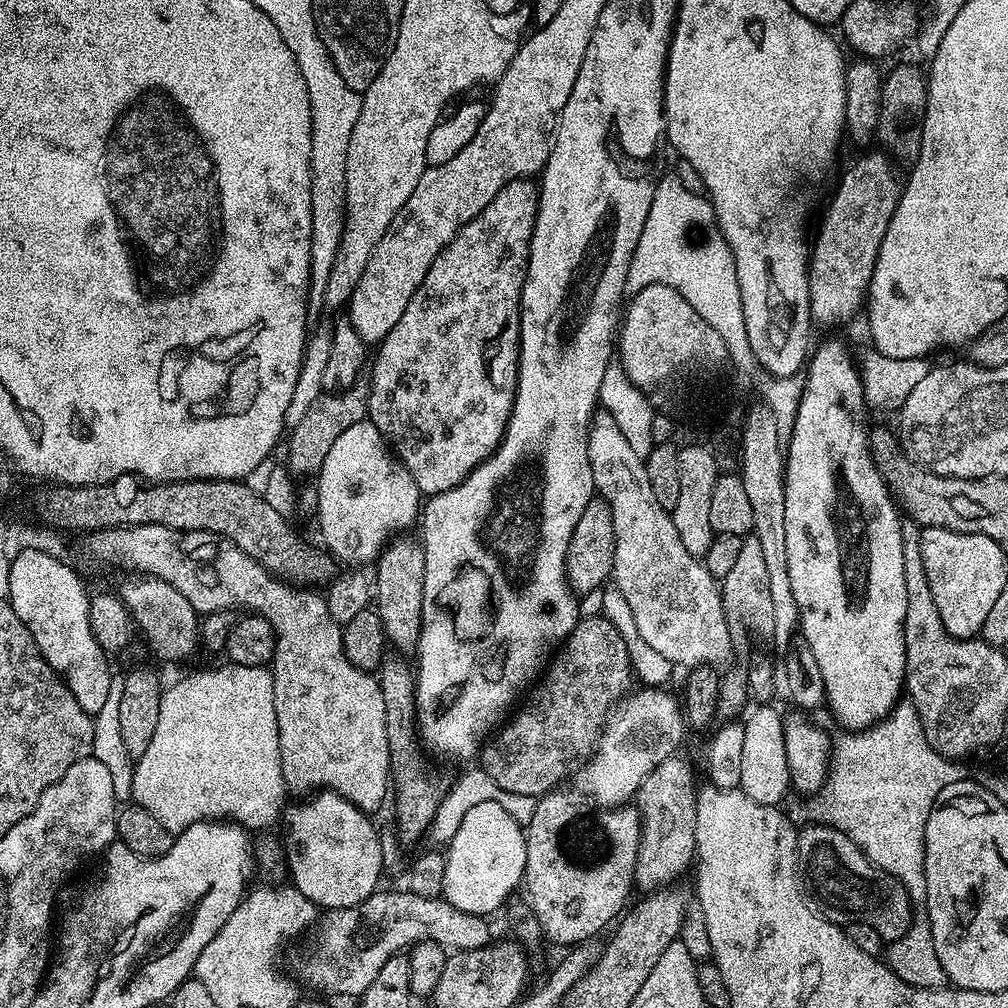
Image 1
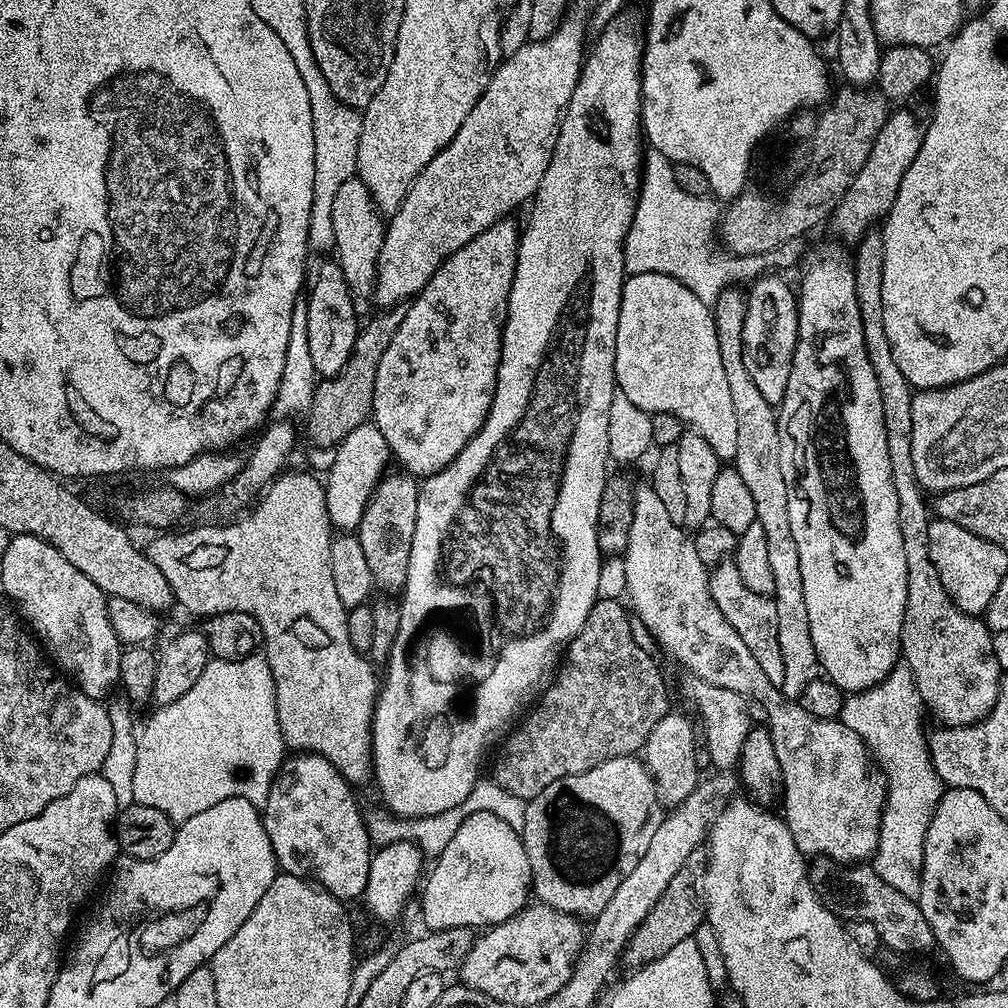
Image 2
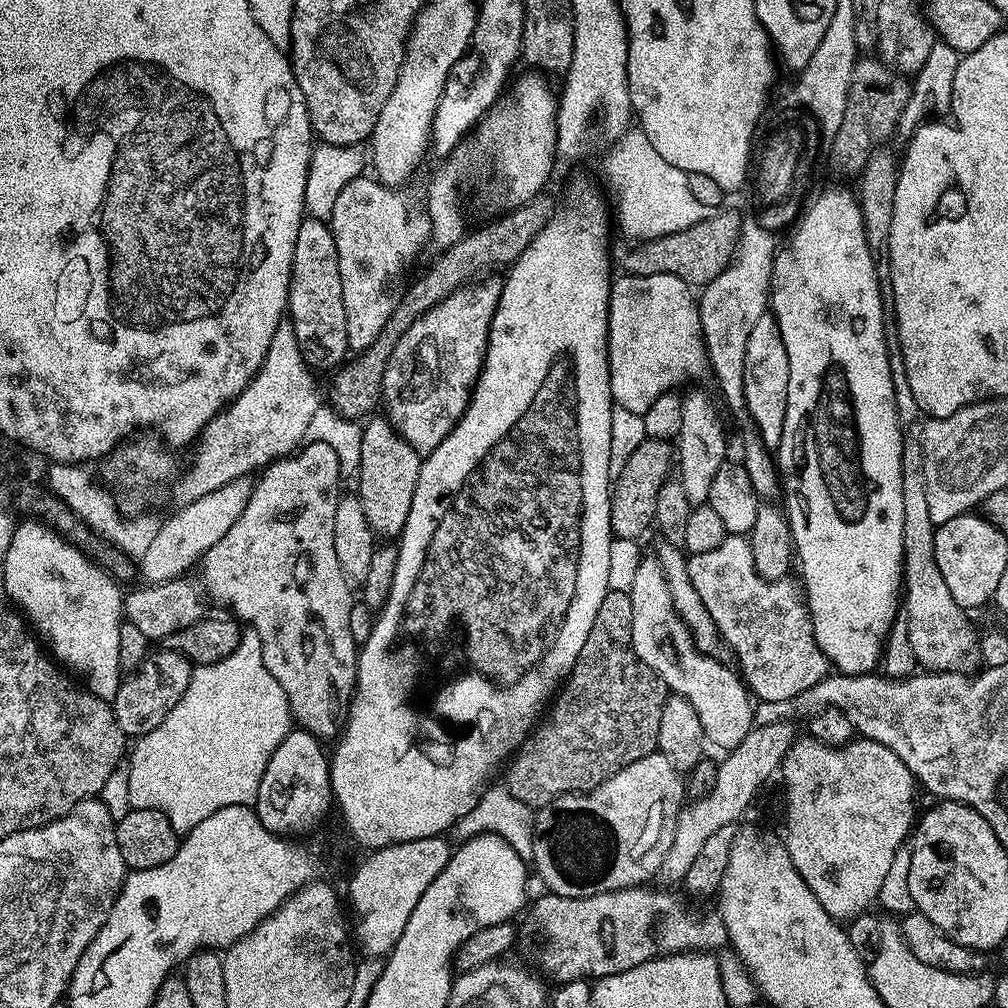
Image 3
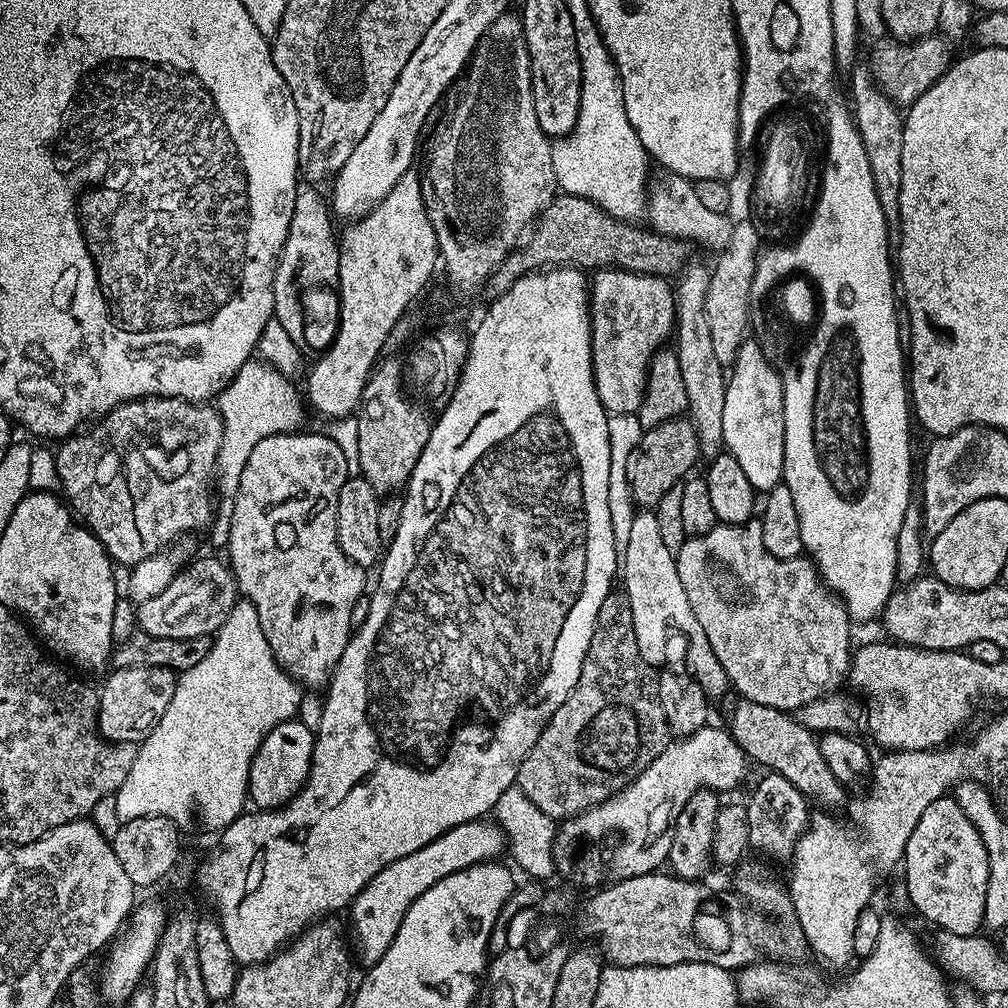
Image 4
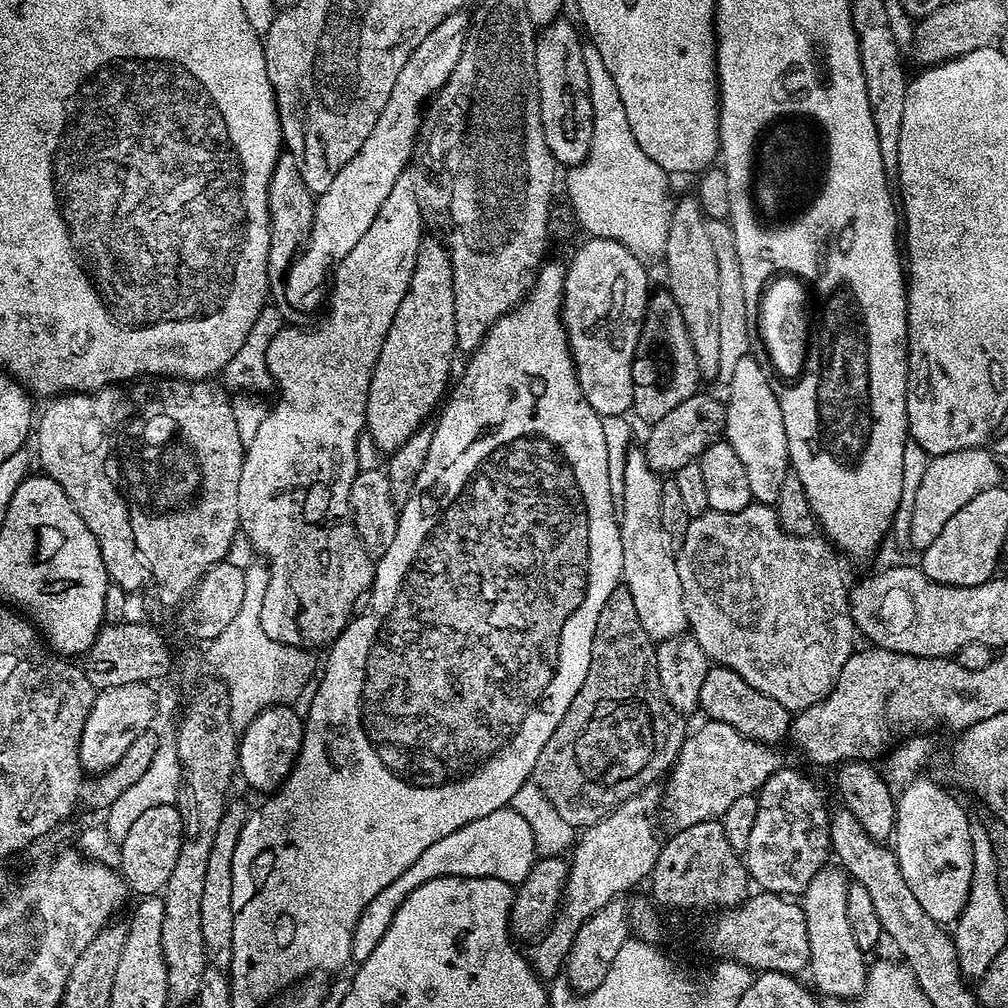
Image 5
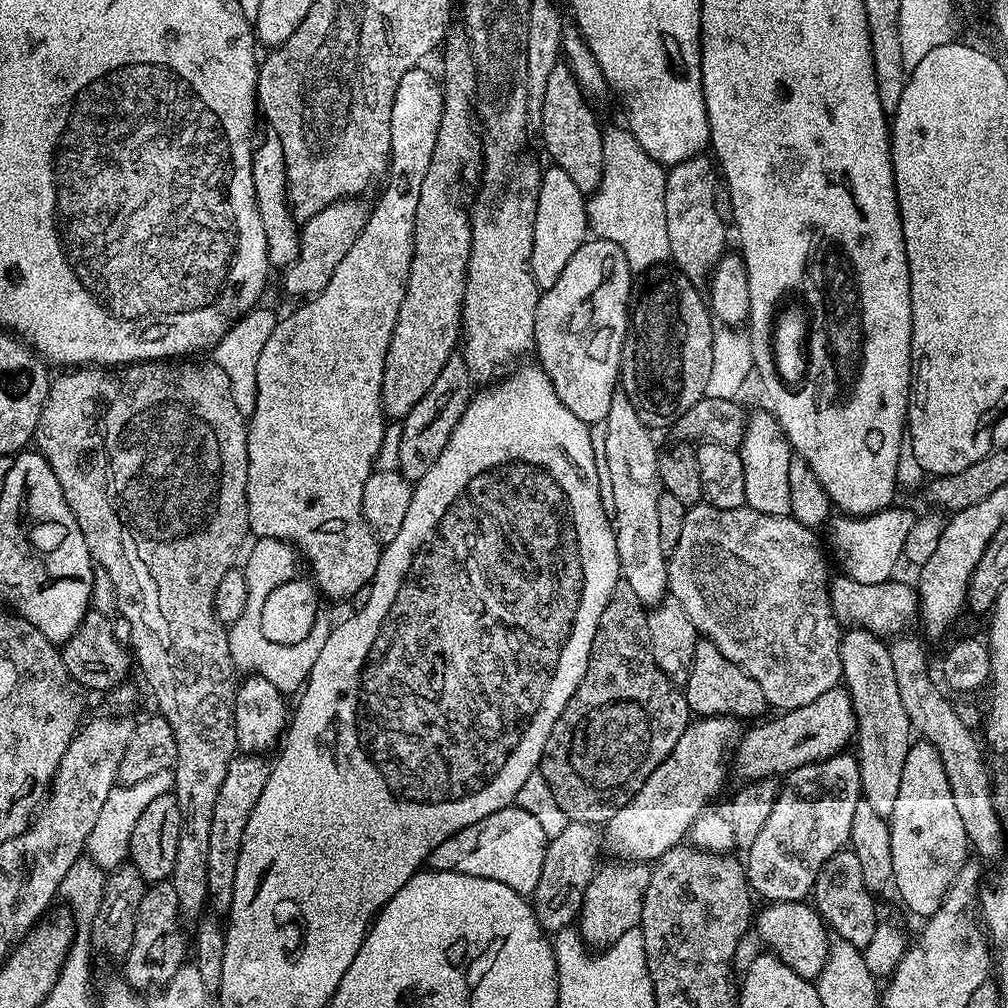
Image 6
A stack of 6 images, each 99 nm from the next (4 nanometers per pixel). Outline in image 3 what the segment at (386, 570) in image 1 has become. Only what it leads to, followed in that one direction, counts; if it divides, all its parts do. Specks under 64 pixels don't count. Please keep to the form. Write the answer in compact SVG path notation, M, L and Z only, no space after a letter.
M373 415L361 430L361 464L358 475L360 505L370 530L380 538L396 538L404 531L410 514L410 502L414 502L414 486L418 486L418 474L422 463L421 453L406 442L383 415Z

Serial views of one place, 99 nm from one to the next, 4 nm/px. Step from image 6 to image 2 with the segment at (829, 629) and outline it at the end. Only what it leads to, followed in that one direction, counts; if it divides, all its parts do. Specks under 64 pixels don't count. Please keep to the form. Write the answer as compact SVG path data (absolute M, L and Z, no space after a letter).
M735 562L715 565L709 571L708 585L718 610L722 610L722 618L726 618L726 622L730 622L734 630L738 630L738 638L746 642L746 647L750 654L754 654L758 666L762 666L762 674L766 674L772 684L780 686L783 682L783 664L782 654L779 653L777 611L773 597L754 594L754 590L750 590L750 586L746 586L746 582L742 580Z

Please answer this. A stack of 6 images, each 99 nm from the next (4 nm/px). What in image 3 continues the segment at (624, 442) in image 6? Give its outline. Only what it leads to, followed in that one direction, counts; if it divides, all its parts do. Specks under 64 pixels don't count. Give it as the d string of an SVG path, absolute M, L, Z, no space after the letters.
M659 559L644 560L637 566L632 576L630 595L634 610L632 649L638 658L660 675L671 695L684 696L690 706L694 706L702 722L705 741L711 747L713 744L723 750L736 748L754 727L750 693L733 669L732 673L722 661L716 660L720 658L700 651L700 647L692 641L692 631L676 615Z

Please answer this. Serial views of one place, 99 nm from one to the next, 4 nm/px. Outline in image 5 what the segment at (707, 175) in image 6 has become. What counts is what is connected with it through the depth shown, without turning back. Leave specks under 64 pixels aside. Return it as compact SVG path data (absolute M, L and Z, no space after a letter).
M695 198L675 201L670 222L670 234L666 234L666 250L662 267L668 271L667 291L682 310L682 322L690 334L690 346L701 377L715 377L718 372L718 258L707 229L708 220Z

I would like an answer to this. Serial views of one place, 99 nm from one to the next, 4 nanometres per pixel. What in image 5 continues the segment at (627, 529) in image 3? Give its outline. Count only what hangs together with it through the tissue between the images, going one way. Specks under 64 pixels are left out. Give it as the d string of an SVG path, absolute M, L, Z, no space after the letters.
M704 390L686 398L686 402L674 406L666 418L647 429L648 441L642 444L646 462L657 474L675 474L682 466L693 463L713 442L724 436L725 411L725 401L707 396Z

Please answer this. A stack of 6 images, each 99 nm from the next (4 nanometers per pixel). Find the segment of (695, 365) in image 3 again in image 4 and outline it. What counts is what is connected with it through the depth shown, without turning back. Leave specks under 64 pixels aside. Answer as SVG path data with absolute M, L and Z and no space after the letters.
M620 268L597 271L590 280L592 373L605 412L639 413L648 364L676 326L676 293L662 276L640 276Z

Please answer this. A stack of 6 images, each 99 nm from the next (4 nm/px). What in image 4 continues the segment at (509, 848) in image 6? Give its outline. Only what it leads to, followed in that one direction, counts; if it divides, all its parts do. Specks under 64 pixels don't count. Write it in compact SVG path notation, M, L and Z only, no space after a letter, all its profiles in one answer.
M481 818L446 830L446 834L434 838L434 842L426 842L426 846L422 846L422 850L414 850L414 854L406 854L406 858L398 858L398 862L390 862L390 866L378 870L378 874L374 874L374 878L370 878L370 882L352 899L350 905L350 913L352 912L350 944L354 949L355 963L357 965L364 964L360 966L365 969L370 969L378 963L382 954L386 954L386 950L390 950L390 942L394 942L394 934L398 934L398 926L402 926L402 918L406 918L406 910L410 910L412 903L418 898L422 898L422 894L426 894L426 890L430 890L430 886L434 886L434 882L446 878L458 870L466 870L475 864L487 864L495 861L500 858L500 855L505 855L505 852L506 837L499 824L491 819Z

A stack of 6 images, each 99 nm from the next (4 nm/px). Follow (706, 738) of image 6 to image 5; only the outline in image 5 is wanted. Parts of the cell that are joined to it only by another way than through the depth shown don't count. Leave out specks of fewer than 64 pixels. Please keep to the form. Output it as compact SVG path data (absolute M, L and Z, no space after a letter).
M646 787L606 814L606 818L579 833L570 852L568 881L564 897L560 899L560 909L544 935L531 945L530 963L541 980L551 982L561 975L564 965L568 963L570 946L574 946L574 934L578 934L582 922L590 918L590 914L602 910L606 902L623 897L623 892L630 891L643 880L645 883L651 877L662 843L661 837L656 837L652 815L655 812L657 815L661 800L661 793L655 787Z

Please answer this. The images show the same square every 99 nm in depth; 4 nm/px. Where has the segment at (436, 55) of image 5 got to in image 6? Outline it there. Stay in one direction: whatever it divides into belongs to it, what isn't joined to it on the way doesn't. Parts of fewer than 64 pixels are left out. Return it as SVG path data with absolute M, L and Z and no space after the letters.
M356 198L339 200L338 203L326 206L326 210L303 221L300 229L300 249L296 261L282 272L284 288L290 295L308 298L322 291L326 282L330 282L338 262L346 258L346 250L354 246L358 234L362 234L368 221L369 205L359 204L360 202Z

